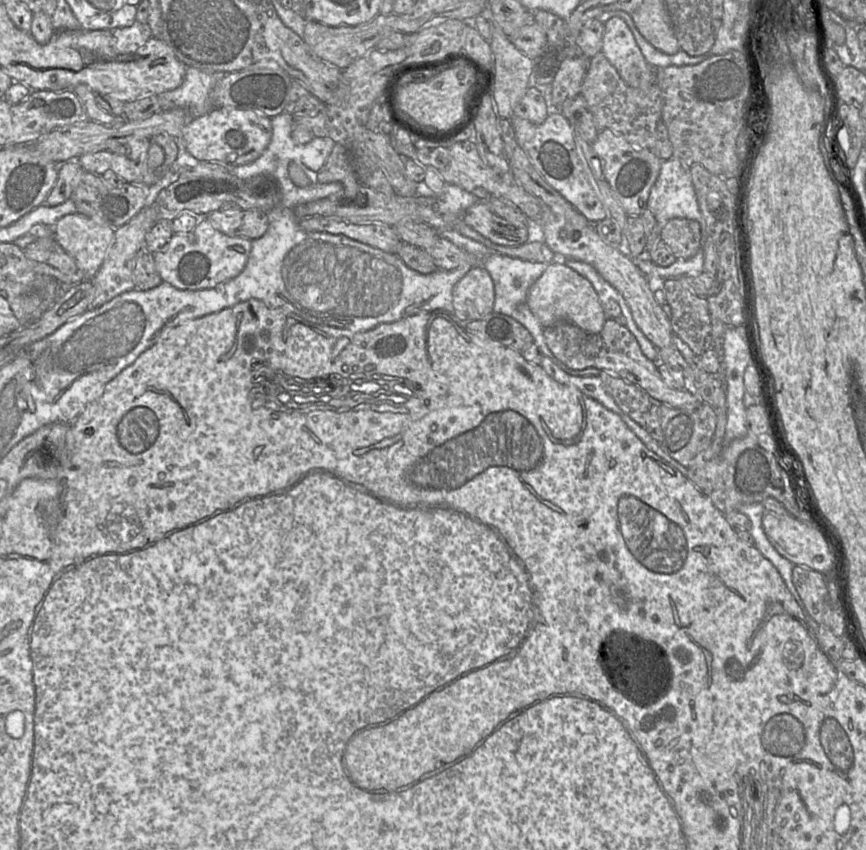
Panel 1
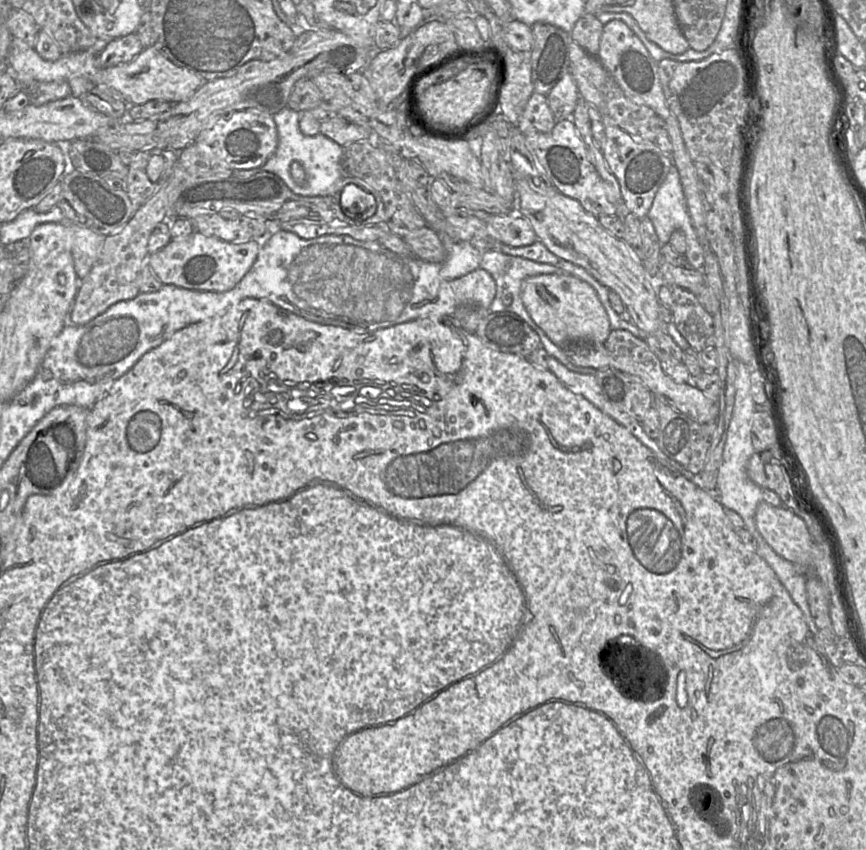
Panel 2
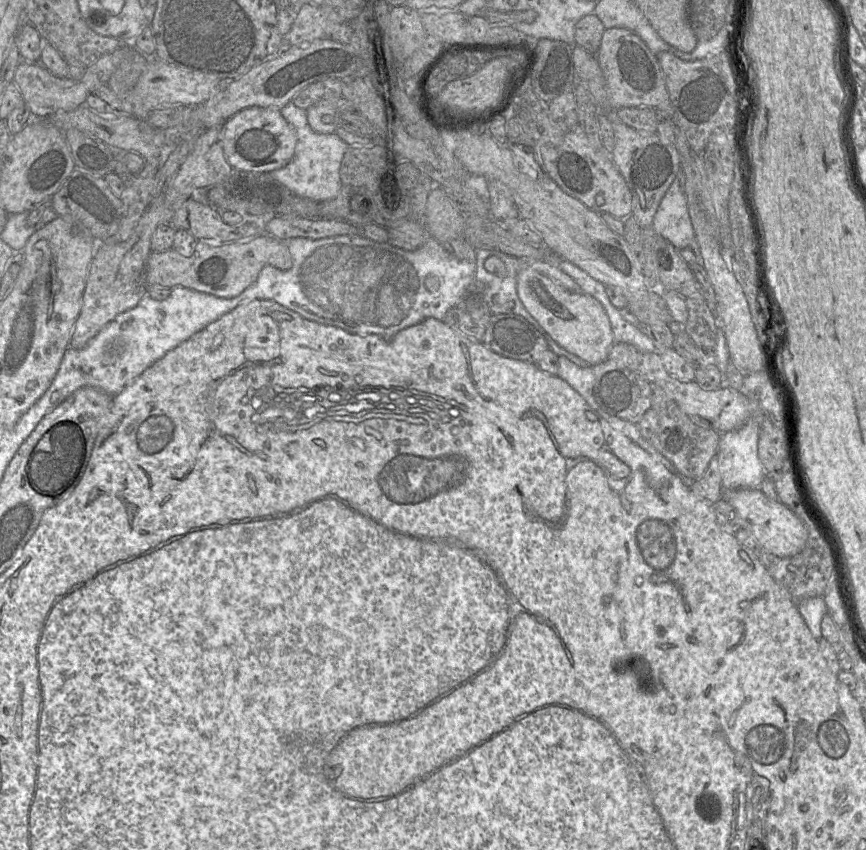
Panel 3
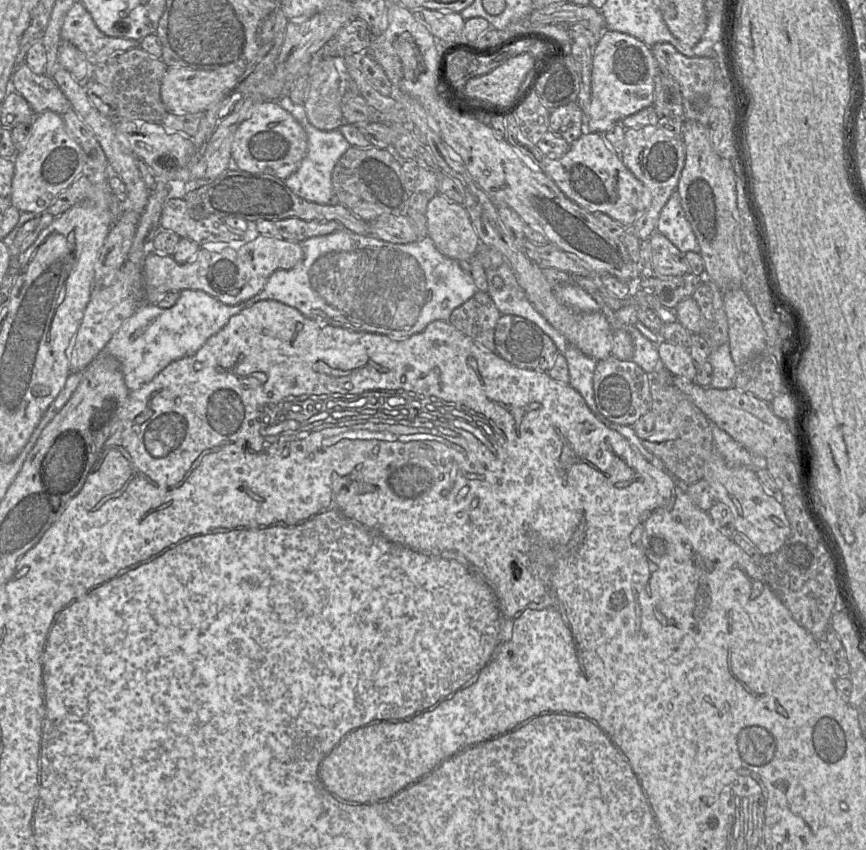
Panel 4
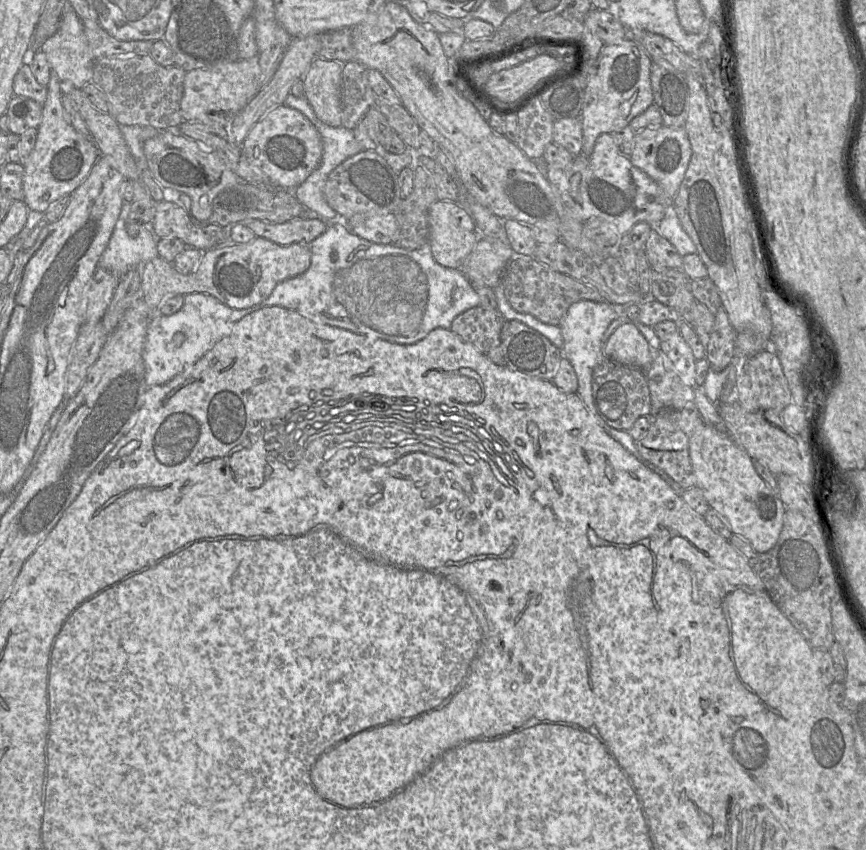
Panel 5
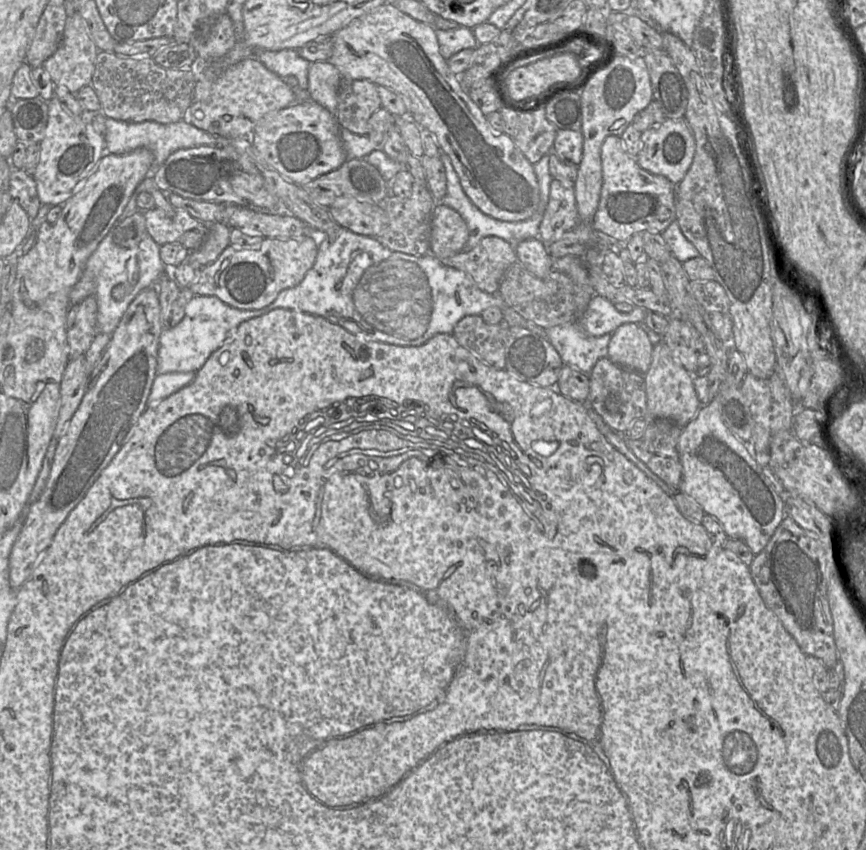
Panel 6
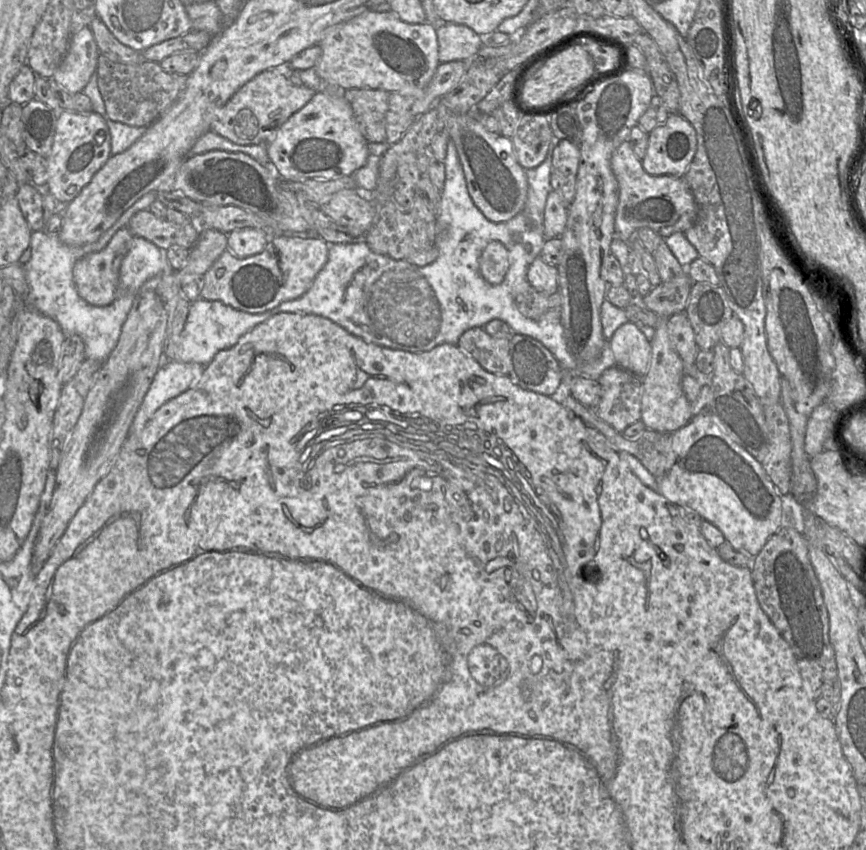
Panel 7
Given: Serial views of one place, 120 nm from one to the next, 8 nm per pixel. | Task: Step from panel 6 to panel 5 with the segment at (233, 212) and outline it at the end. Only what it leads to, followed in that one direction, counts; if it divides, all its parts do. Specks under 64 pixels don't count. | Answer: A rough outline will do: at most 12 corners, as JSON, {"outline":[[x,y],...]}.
{"outline":[[318,218],[240,223],[280,245],[310,245],[328,227]]}

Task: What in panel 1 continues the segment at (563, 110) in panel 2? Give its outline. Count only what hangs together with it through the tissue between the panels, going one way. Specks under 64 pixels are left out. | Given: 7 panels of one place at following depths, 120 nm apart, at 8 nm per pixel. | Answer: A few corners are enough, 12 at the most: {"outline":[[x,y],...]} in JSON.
{"outline":[[589,59],[562,61],[551,86],[559,112],[565,100],[580,94]]}

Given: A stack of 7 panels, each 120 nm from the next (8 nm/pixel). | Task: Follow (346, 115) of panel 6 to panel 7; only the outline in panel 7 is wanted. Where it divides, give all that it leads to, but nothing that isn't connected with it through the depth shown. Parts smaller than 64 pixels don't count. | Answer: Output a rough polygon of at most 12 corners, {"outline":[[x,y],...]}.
{"outline":[[341,90],[364,138],[386,142],[389,92]]}

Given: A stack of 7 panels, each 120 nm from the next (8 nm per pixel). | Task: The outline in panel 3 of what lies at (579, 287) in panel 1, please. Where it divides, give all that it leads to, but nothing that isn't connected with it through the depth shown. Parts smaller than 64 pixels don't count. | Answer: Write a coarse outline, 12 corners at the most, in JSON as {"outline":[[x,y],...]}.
{"outline":[[525,267],[517,293],[563,349],[589,366],[615,343],[602,304]]}

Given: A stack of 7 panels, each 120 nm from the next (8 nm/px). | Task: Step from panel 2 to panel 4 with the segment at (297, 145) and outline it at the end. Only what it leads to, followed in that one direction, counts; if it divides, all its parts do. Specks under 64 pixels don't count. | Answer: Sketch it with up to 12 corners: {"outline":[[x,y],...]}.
{"outline":[[279,101],[304,128],[307,153],[284,180],[298,197],[337,205],[332,171],[351,147],[338,130],[322,131],[304,105]]}

